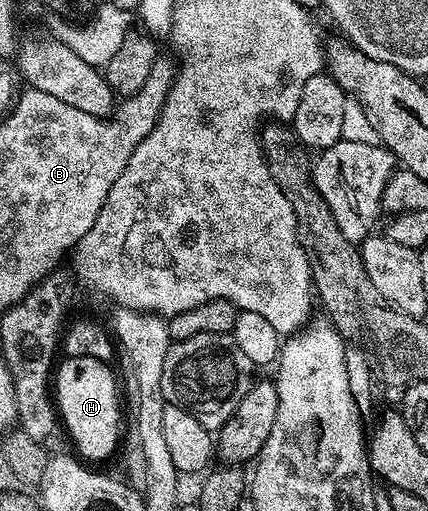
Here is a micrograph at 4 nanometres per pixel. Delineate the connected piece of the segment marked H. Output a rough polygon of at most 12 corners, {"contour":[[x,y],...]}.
{"contour":[[64,357],[53,374],[58,417],[88,463],[119,442],[116,371]]}

